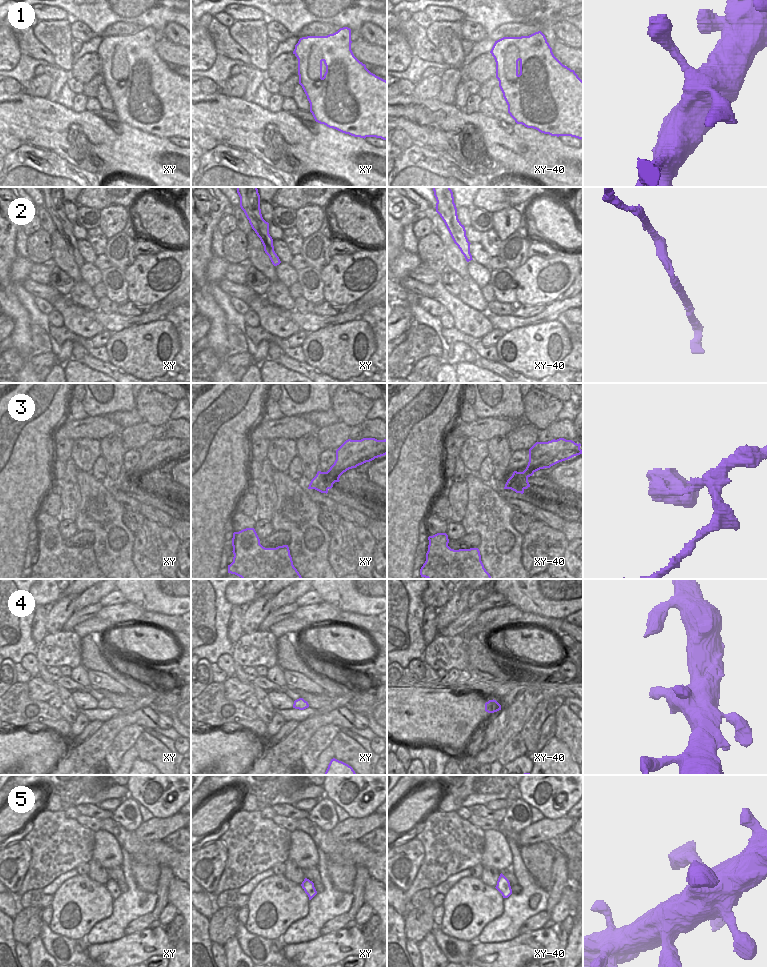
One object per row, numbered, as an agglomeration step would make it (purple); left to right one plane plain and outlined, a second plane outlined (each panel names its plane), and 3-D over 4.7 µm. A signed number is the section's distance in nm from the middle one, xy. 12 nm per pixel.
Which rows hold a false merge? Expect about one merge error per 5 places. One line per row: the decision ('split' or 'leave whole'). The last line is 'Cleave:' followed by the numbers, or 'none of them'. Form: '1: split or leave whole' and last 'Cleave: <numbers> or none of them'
1: leave whole
2: leave whole
3: leave whole
4: leave whole
5: leave whole
Cleave: none of them

